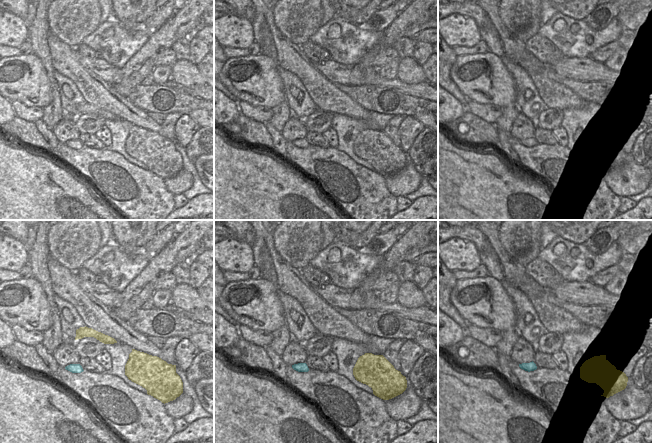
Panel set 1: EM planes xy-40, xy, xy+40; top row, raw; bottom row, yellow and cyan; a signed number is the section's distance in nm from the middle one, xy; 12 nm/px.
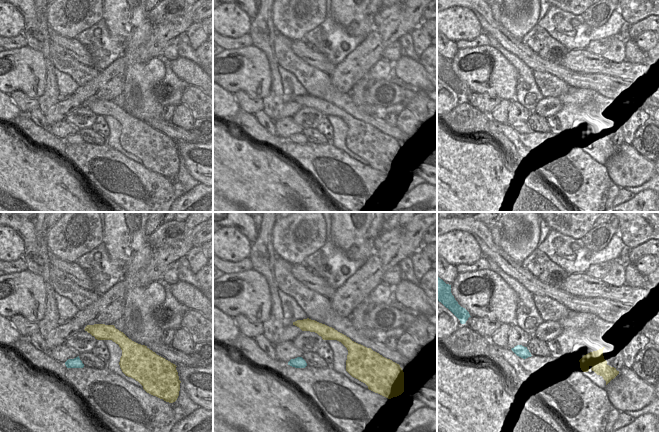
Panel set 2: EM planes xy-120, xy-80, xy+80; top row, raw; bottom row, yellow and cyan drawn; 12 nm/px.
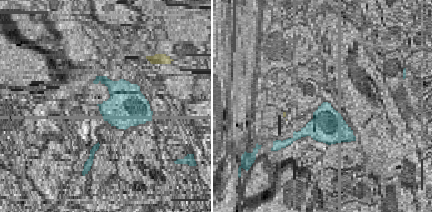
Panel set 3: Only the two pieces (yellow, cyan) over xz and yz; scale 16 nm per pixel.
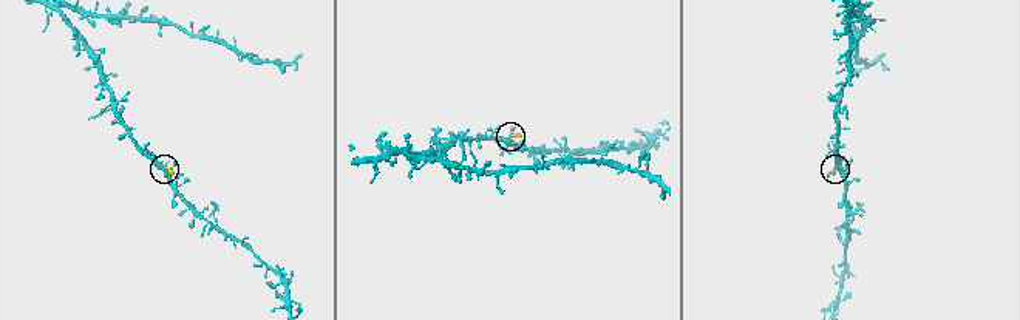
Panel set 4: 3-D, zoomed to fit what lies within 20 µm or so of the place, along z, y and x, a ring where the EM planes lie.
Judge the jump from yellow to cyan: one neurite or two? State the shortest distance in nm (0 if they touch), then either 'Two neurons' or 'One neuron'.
Distance 300 nm. Two neurons.

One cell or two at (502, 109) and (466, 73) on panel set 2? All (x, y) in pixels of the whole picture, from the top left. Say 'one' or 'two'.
two

